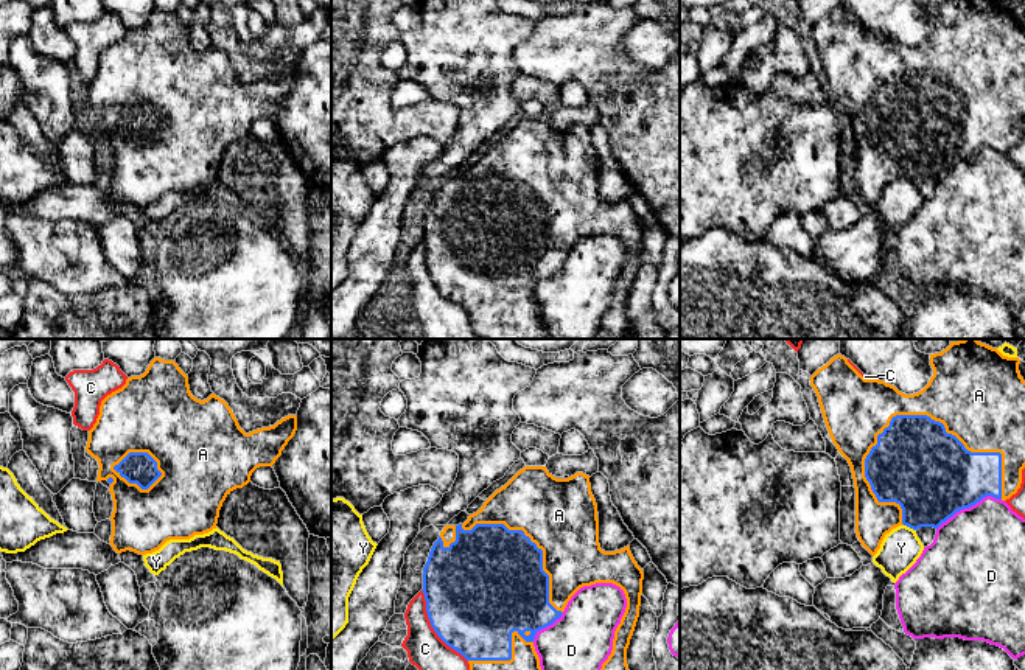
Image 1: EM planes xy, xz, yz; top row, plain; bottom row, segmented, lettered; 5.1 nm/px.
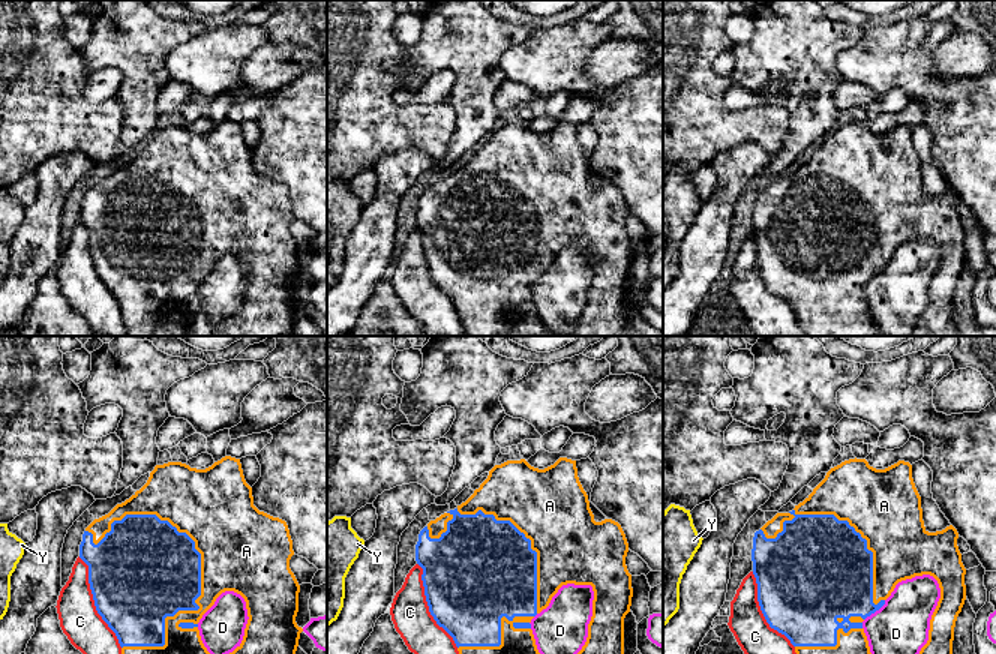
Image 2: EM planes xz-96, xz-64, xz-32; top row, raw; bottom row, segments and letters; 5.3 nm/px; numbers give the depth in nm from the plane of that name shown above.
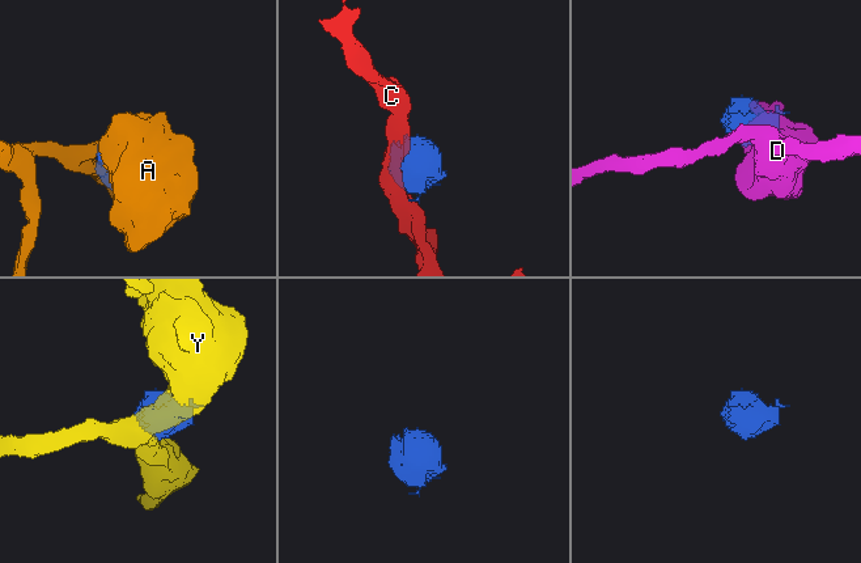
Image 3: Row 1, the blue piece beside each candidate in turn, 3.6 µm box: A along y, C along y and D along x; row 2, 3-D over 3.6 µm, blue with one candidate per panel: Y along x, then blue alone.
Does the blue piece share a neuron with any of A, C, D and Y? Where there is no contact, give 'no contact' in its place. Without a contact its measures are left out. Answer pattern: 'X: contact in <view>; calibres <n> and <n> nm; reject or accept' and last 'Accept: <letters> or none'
A: contact in yz; calibres 460 and 460 nm; accept
C: contact in xz; calibres 500 and 190 nm; reject
D: contact in yz; calibres 440 and 480 nm; reject
Y: contact in yz; calibres 400 and 200 nm; reject
Accept: A

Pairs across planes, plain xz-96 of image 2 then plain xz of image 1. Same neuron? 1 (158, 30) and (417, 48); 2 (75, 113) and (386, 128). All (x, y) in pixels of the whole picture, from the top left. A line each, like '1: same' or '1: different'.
1: same
2: same

